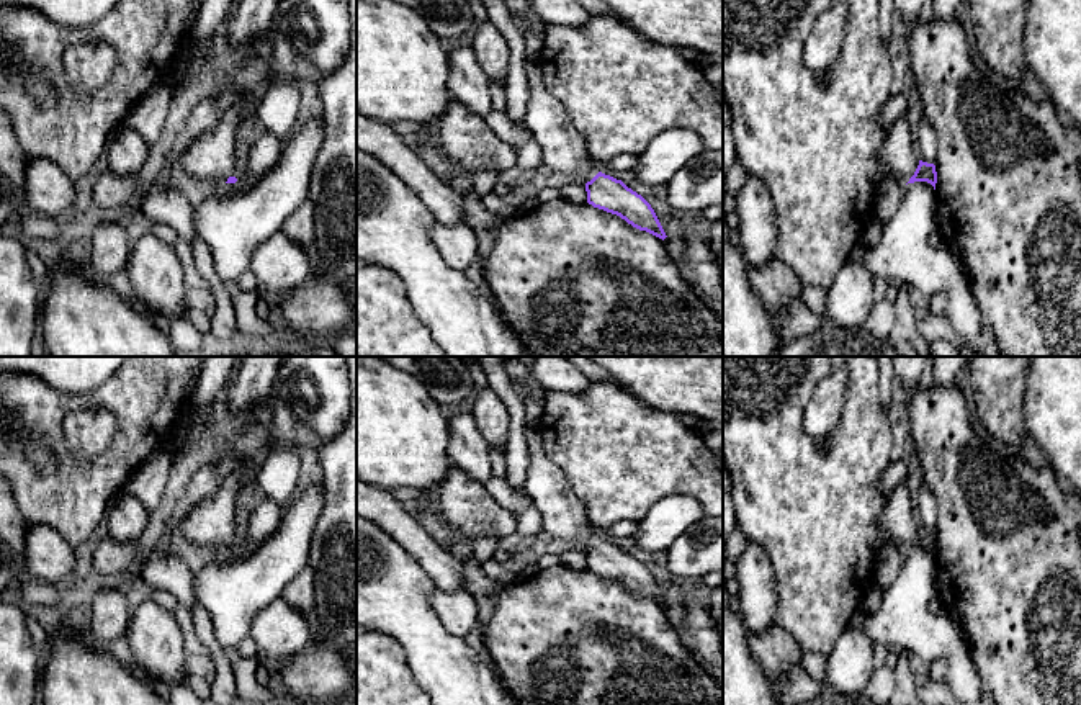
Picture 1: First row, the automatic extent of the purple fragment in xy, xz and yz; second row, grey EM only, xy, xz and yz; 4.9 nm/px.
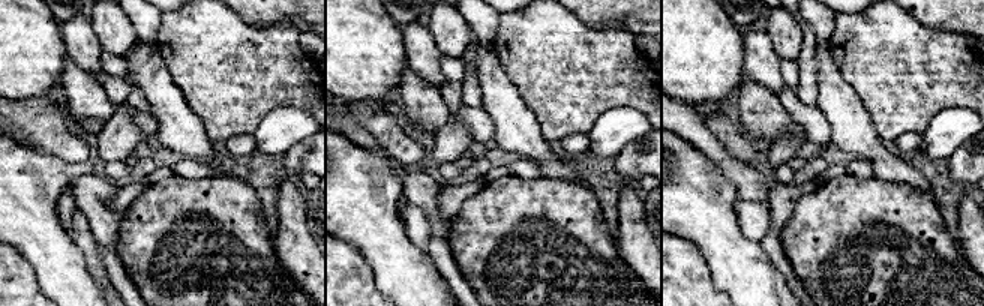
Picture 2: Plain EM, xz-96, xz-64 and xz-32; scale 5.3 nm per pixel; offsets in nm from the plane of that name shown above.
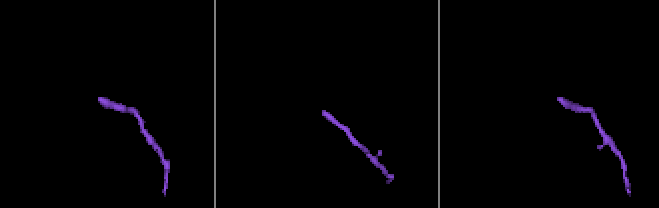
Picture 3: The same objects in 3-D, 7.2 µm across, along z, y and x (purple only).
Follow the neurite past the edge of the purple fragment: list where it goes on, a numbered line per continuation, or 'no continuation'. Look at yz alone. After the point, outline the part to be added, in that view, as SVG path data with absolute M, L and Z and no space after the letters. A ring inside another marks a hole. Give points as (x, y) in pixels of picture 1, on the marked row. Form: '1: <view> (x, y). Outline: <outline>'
1: yz (897, 157). Outline: M901 115L878 152L878 167L886 177L895 177L906 185L917 165L919 155L911 142L911 129L906 115Z

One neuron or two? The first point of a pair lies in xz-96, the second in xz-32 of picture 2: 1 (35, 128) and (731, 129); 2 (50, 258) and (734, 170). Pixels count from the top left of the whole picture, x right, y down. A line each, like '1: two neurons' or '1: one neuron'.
1: one neuron
2: two neurons

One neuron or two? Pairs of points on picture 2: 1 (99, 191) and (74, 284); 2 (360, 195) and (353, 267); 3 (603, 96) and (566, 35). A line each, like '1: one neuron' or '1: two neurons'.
1: two neurons
2: two neurons
3: one neuron

